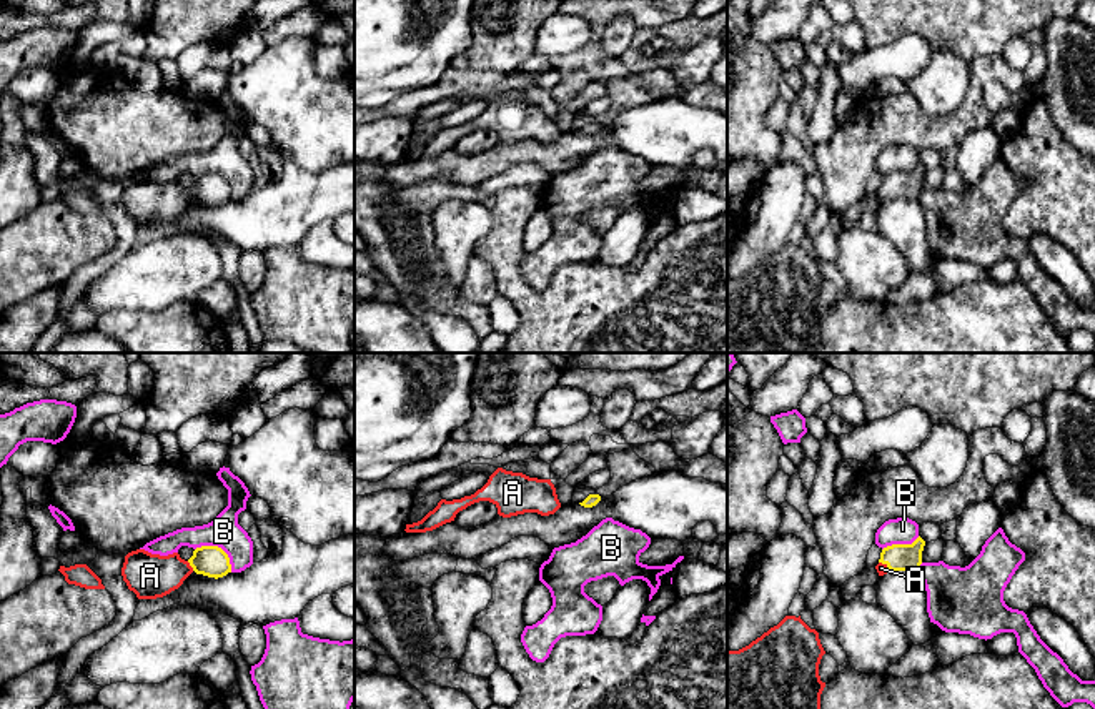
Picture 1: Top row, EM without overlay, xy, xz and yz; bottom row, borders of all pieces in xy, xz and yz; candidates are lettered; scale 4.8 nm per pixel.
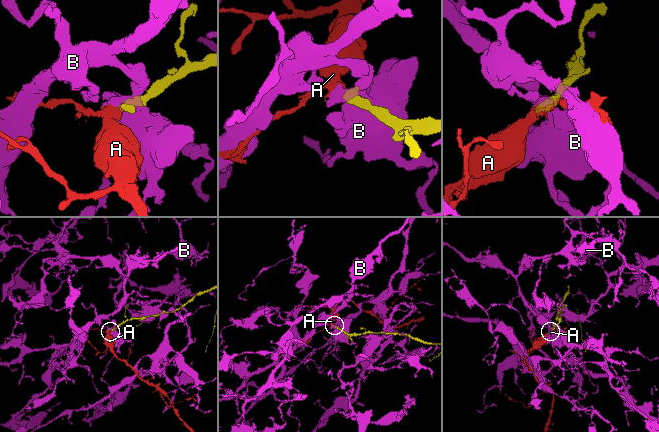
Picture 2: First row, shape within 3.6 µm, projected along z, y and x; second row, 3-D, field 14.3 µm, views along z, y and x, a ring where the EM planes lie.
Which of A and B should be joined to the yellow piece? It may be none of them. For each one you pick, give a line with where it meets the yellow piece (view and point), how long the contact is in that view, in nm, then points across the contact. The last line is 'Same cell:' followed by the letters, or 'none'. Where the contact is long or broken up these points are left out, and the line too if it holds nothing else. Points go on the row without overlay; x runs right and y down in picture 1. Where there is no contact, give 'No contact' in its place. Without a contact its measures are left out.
A: Touches yellow at xy (190, 192). Shared border 60 nm. Path across: xy (212, 188), (190, 192), (150, 203)
Same cell: A

